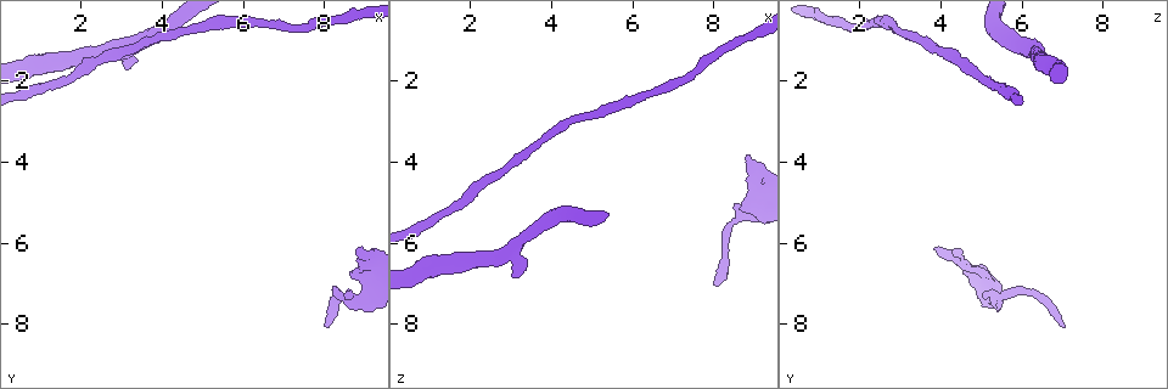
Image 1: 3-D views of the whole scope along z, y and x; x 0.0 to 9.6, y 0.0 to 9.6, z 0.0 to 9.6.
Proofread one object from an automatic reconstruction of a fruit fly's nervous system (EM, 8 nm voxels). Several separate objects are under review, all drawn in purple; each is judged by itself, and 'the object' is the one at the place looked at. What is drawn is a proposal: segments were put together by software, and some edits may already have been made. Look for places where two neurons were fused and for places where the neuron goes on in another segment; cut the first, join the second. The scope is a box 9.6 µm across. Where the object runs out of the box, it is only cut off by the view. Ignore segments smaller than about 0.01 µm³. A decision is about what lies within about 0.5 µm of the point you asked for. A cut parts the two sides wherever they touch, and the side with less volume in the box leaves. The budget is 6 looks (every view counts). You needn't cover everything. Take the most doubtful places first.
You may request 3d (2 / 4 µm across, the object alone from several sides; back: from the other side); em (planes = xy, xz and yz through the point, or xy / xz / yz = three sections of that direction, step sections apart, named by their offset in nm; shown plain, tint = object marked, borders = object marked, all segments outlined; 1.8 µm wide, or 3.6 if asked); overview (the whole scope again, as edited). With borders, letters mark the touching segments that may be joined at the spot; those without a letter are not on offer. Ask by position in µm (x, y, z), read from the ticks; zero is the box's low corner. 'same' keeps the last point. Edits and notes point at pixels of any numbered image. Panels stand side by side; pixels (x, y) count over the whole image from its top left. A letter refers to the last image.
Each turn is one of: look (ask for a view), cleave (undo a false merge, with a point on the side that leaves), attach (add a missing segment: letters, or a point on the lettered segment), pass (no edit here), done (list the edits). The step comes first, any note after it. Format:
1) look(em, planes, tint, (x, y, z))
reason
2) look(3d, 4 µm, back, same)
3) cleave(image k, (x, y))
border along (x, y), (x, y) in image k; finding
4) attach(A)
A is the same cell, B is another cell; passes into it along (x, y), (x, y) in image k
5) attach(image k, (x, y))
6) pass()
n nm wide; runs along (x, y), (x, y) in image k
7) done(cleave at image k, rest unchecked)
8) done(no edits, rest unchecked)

look(em, planes, tint, (8.05, 8.10, 7.05))

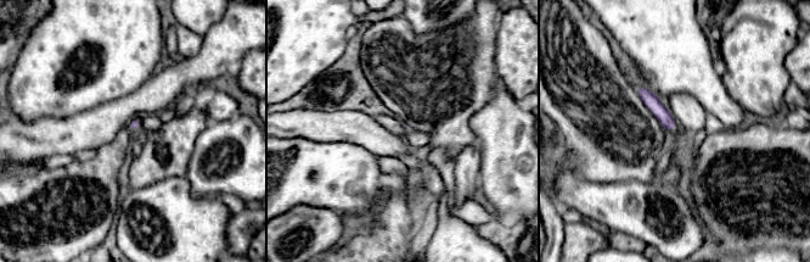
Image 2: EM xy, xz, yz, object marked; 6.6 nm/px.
look(em, planes, borders, same)
what lies round it

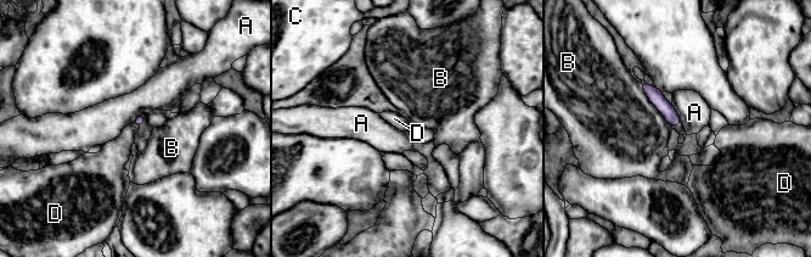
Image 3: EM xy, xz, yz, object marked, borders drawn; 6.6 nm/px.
attach(D)
D is the same cell, A, B and C are other cells; passes into it along (654, 95), (676, 124), (679, 128) in image 3; it goes on there

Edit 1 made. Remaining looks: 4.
look(overview)

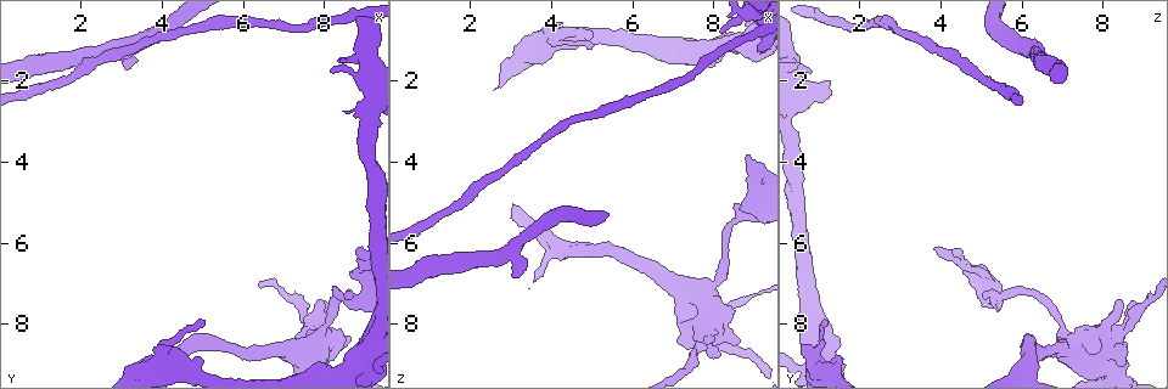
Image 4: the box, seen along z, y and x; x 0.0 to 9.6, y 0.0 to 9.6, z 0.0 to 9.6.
look(3d, 2 µm, (3.10, 1.70, 6.65))
free end

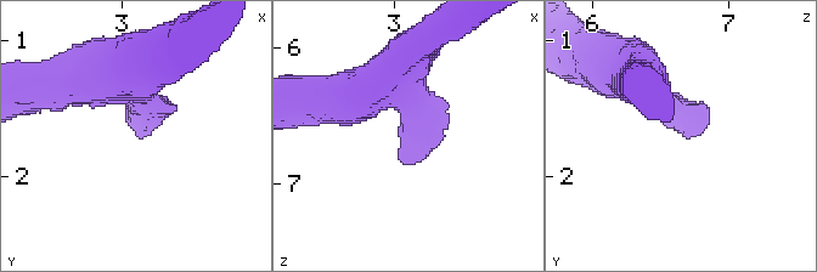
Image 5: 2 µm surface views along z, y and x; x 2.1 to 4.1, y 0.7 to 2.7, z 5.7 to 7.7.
look(em, planes, plain, (3.16, 1.68, 6.70))
now the EM

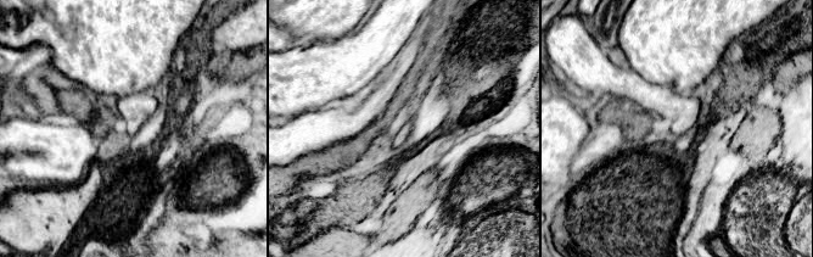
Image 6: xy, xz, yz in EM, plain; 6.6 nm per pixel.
look(em, planes, borders, same)

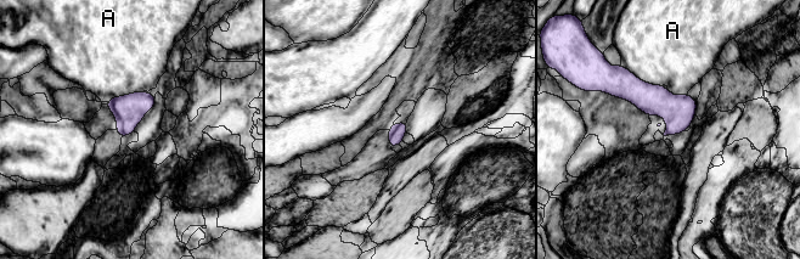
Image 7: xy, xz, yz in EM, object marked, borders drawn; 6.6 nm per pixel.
pass()
A touches over 300 nm; A is another cell; border along (621, 65), (642, 80), (662, 85) in image 7; none of them fits

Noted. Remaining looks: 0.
done(attach at image 3, rest unchecked)

